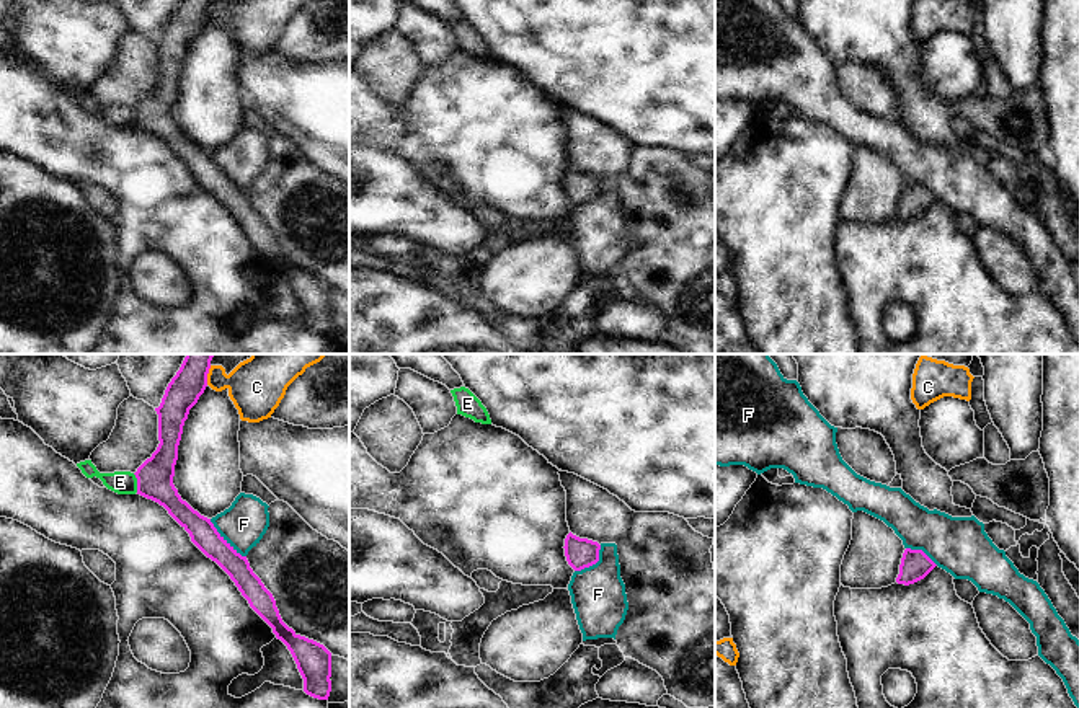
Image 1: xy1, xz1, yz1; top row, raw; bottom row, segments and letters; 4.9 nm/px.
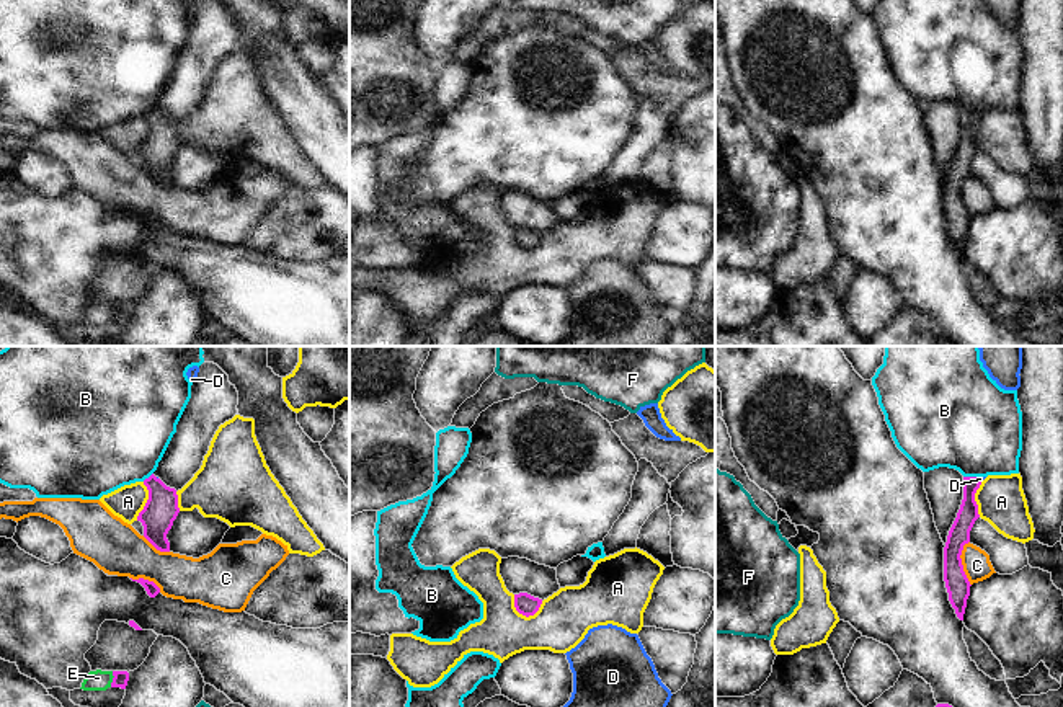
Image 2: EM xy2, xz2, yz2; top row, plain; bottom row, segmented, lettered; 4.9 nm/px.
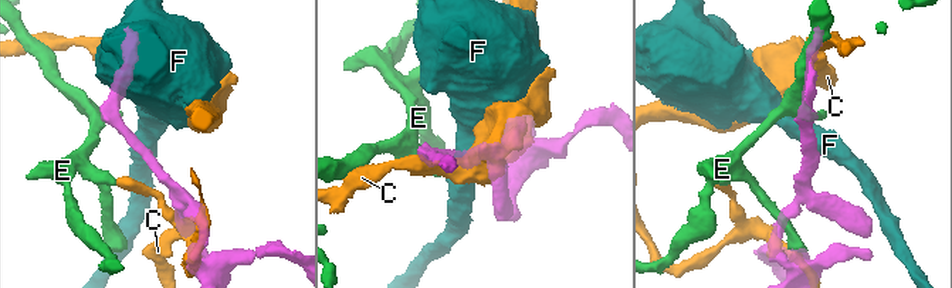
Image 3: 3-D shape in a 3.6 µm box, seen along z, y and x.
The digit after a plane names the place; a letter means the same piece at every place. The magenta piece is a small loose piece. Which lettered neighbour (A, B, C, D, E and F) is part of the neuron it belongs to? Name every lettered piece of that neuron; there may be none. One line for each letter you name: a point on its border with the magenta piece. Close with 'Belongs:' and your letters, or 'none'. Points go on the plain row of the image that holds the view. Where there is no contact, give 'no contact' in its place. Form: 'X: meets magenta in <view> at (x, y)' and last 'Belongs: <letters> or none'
D: meets magenta in yz2 at (977, 115)
Belongs: D

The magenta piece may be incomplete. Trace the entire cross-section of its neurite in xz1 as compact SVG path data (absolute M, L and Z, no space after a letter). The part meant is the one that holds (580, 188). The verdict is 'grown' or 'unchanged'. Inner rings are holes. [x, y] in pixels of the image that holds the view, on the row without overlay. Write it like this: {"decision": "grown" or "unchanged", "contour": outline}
{"decision": "unchanged", "contour": "M571 166L566 170L563 183L566 196L575 206L581 206L599 196L601 179L588 173L579 173Z"}

